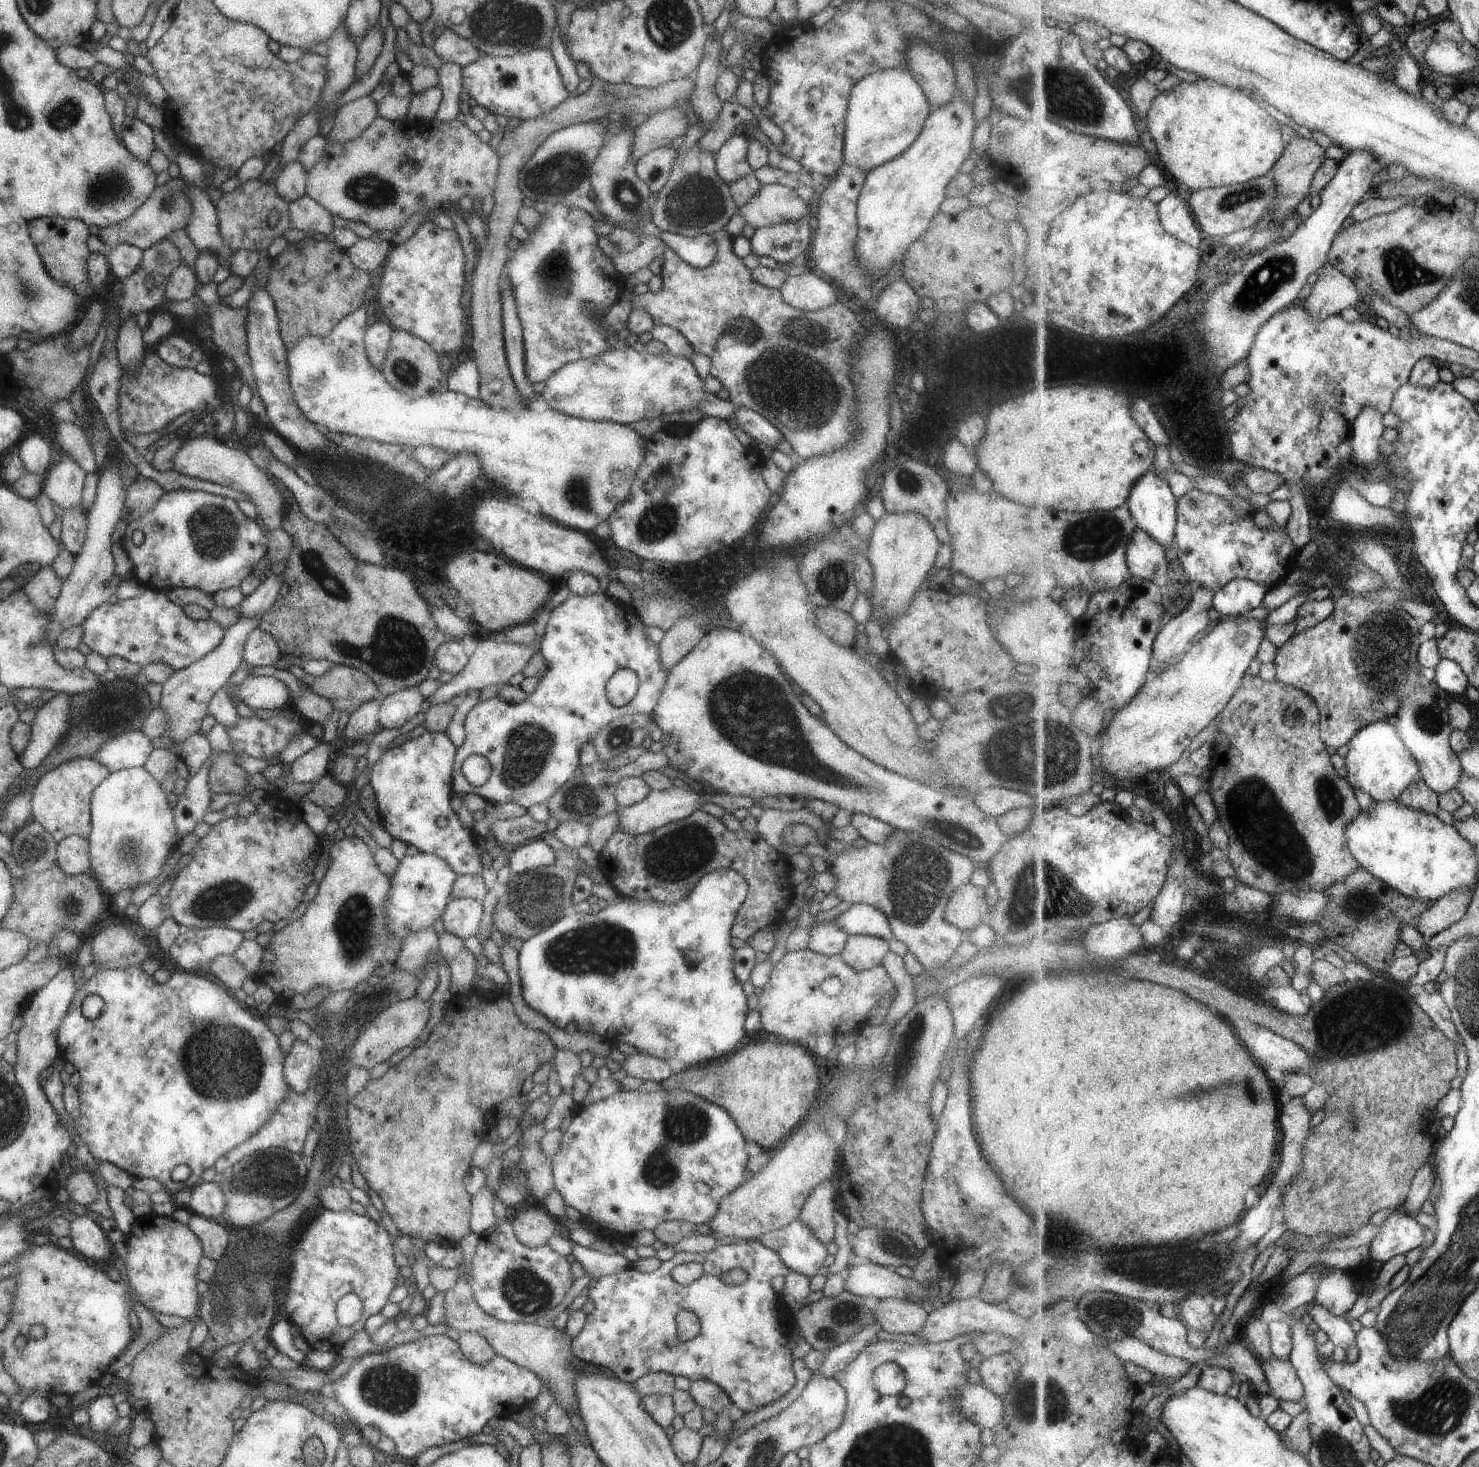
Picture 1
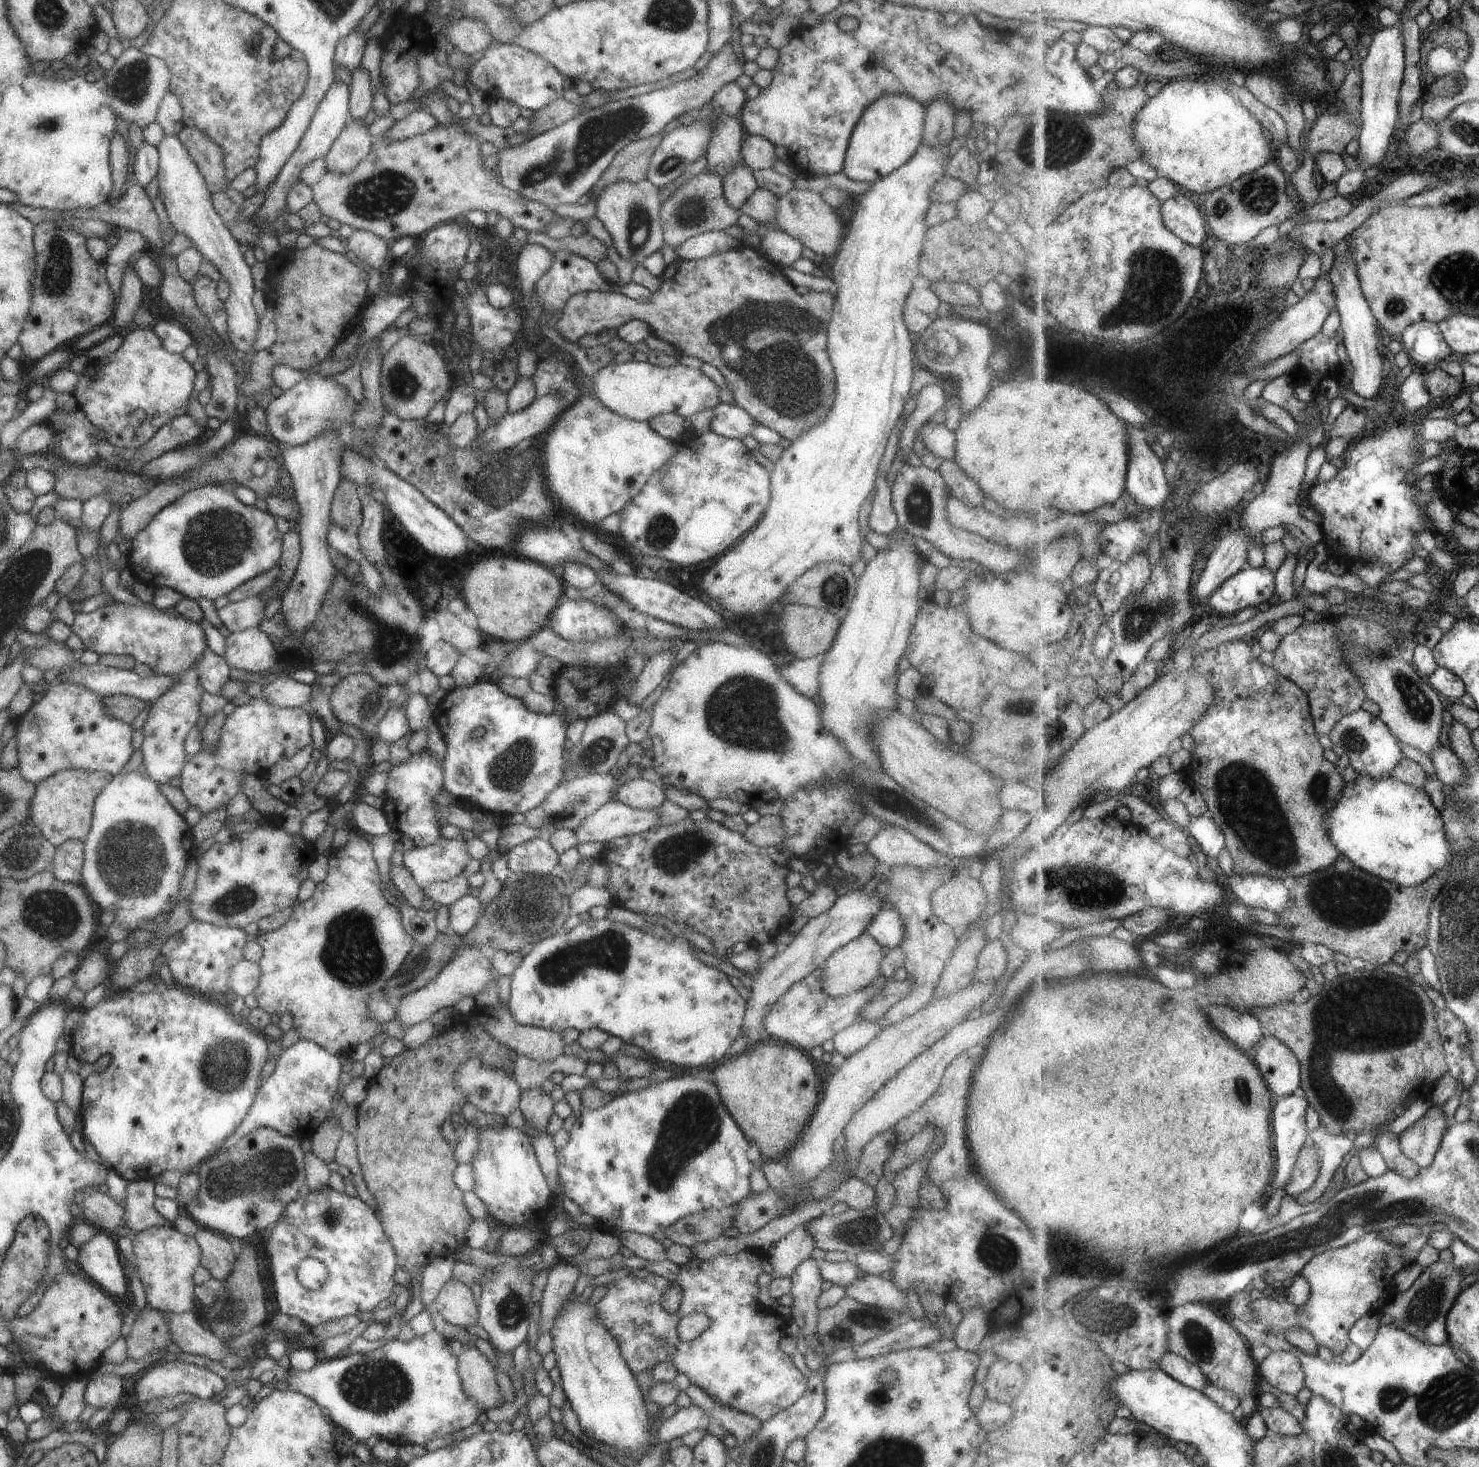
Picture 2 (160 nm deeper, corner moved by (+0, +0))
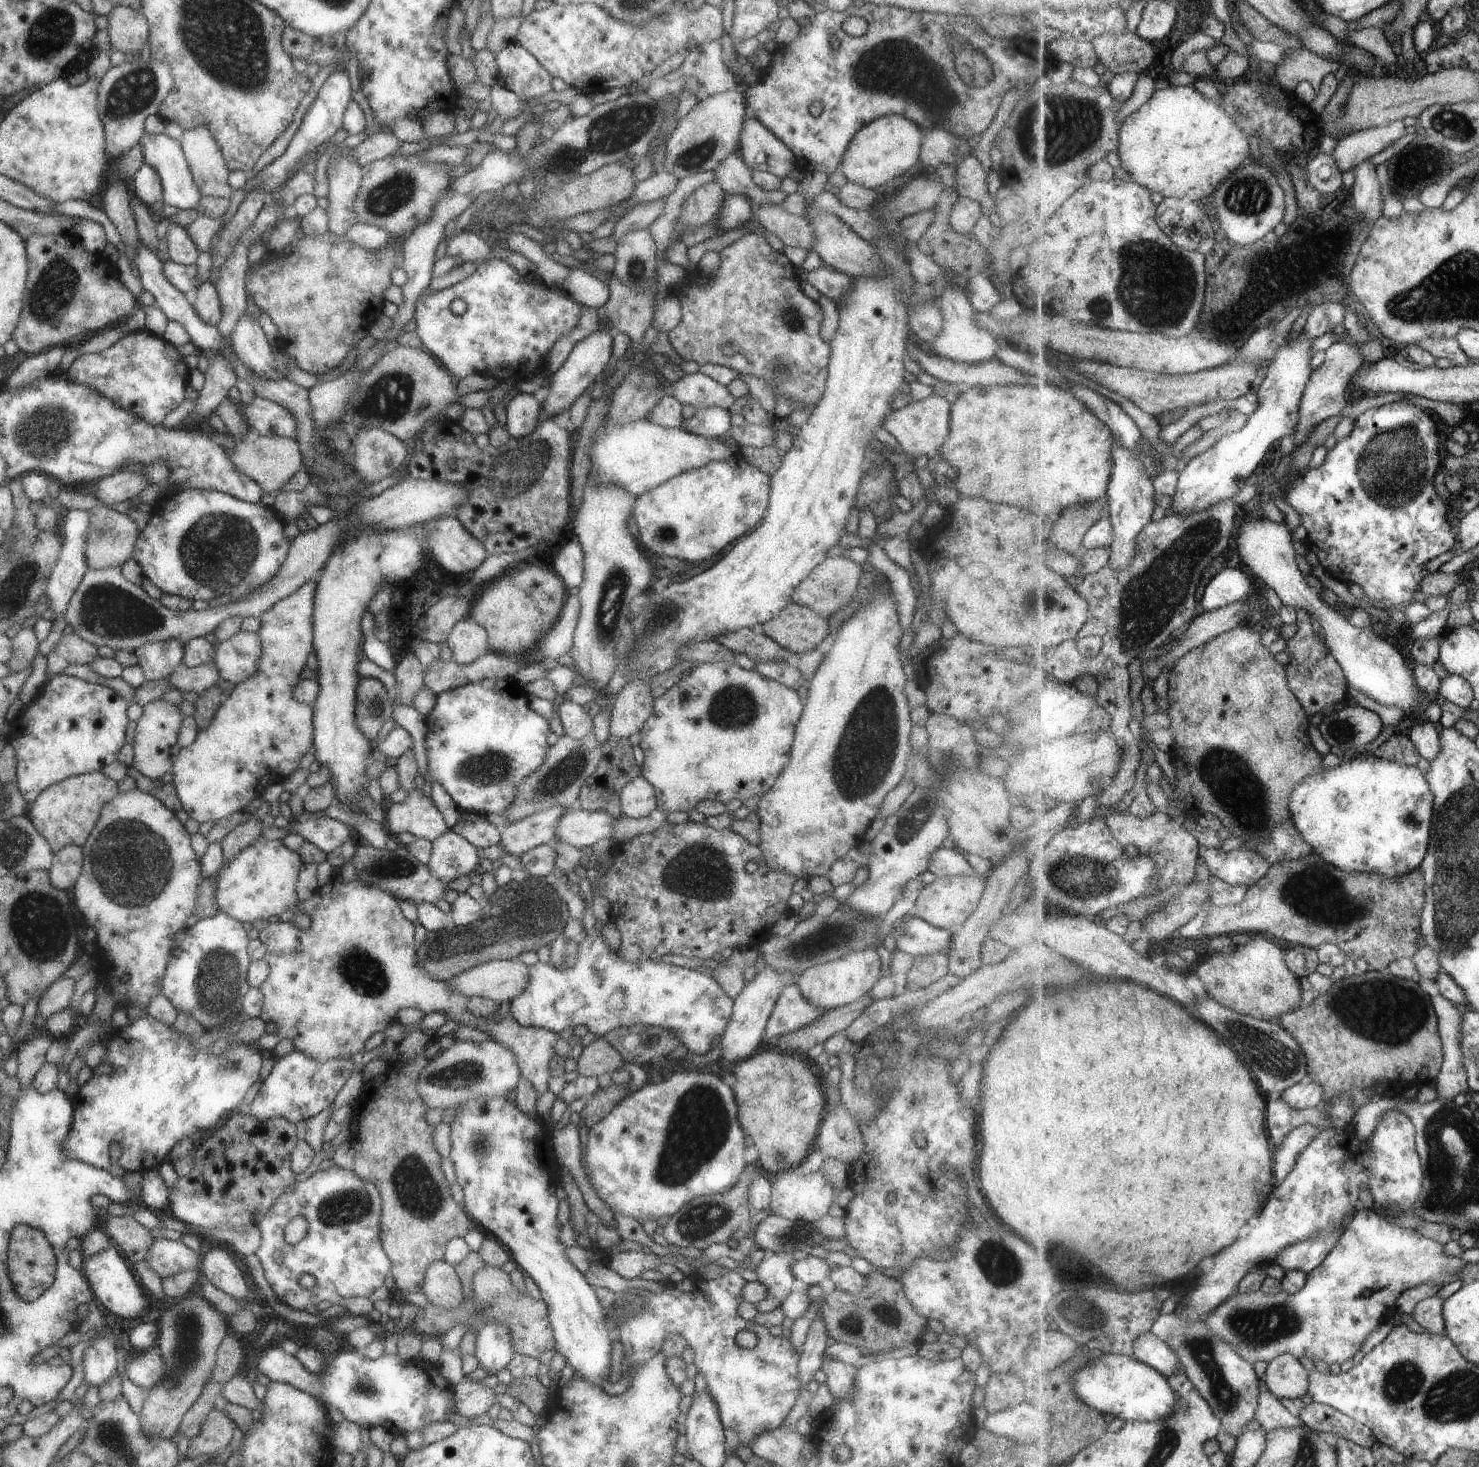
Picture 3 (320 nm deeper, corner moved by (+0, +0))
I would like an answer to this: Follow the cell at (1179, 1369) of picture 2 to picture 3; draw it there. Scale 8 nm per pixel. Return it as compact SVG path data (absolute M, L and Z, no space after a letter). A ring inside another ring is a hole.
M1152 1331L1136 1338L1134 1354L1138 1361L1152 1366L1165 1376L1172 1375L1175 1371L1185 1371L1177 1353Z

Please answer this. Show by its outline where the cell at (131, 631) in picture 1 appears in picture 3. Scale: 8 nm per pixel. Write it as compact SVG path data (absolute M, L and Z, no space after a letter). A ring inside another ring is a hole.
M169 639L145 643L133 650L145 681L158 681L168 677L181 663L185 643Z

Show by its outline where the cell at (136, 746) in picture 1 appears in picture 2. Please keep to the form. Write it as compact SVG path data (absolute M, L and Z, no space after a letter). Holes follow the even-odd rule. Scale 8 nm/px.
M55 682L37 702L28 702L30 707L16 719L14 739L16 742L17 770L25 782L35 785L44 778L59 771L77 769L84 771L105 771L110 775L129 760L131 750L131 728L121 719L108 715L102 705L102 696L78 684Z

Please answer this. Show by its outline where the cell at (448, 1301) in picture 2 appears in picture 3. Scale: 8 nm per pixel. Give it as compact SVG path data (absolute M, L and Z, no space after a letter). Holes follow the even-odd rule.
M443 1260L430 1262L425 1267L420 1286L421 1294L437 1309L455 1309L463 1298L453 1267Z

